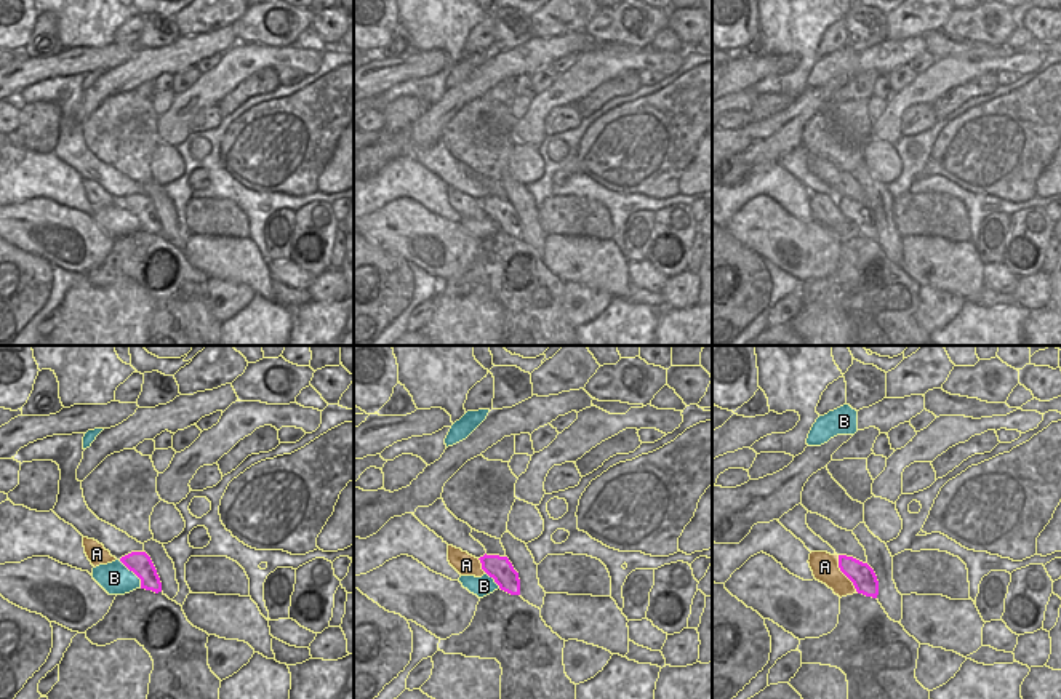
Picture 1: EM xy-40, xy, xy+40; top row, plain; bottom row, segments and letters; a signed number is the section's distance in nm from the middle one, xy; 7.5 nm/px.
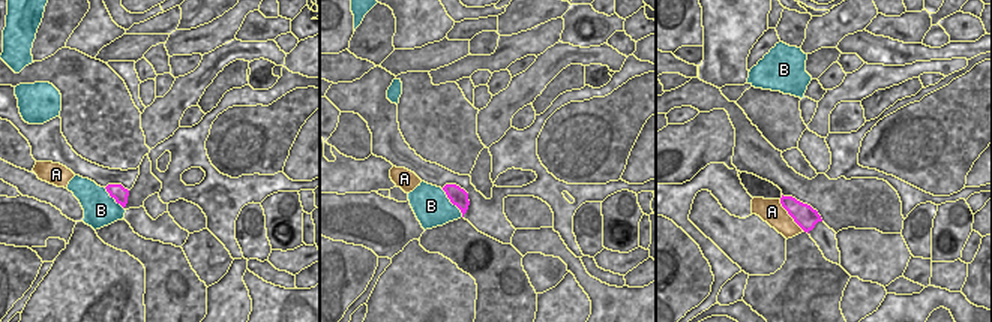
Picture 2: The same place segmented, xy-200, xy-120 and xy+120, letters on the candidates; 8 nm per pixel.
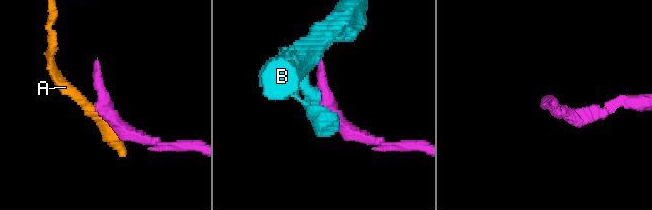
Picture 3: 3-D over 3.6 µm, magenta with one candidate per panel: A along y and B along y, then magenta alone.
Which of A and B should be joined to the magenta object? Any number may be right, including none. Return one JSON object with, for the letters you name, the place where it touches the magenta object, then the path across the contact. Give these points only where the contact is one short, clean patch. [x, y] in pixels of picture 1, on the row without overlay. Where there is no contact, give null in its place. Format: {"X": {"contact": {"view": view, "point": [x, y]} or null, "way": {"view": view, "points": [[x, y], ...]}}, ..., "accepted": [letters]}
{"accepted": []}

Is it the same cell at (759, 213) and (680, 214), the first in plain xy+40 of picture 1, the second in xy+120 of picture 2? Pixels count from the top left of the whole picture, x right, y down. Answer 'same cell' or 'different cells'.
different cells

